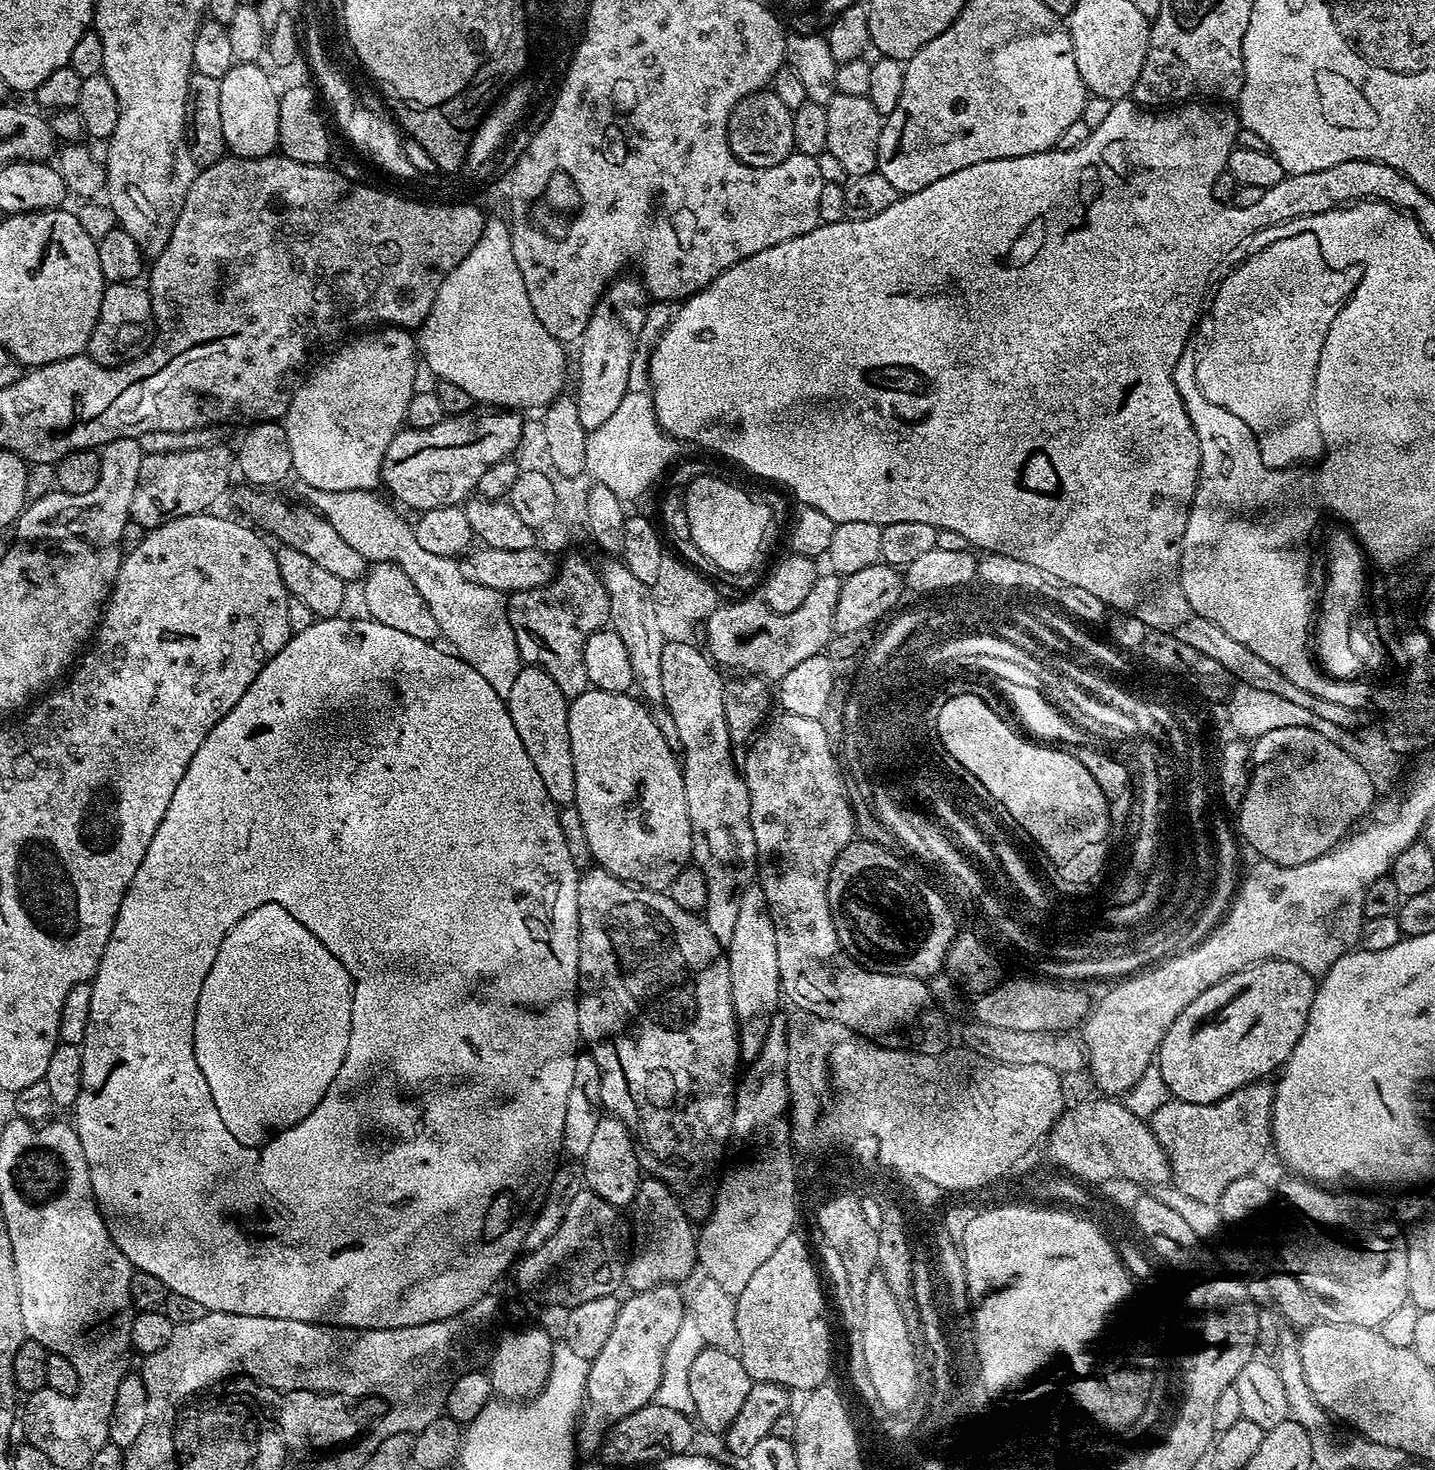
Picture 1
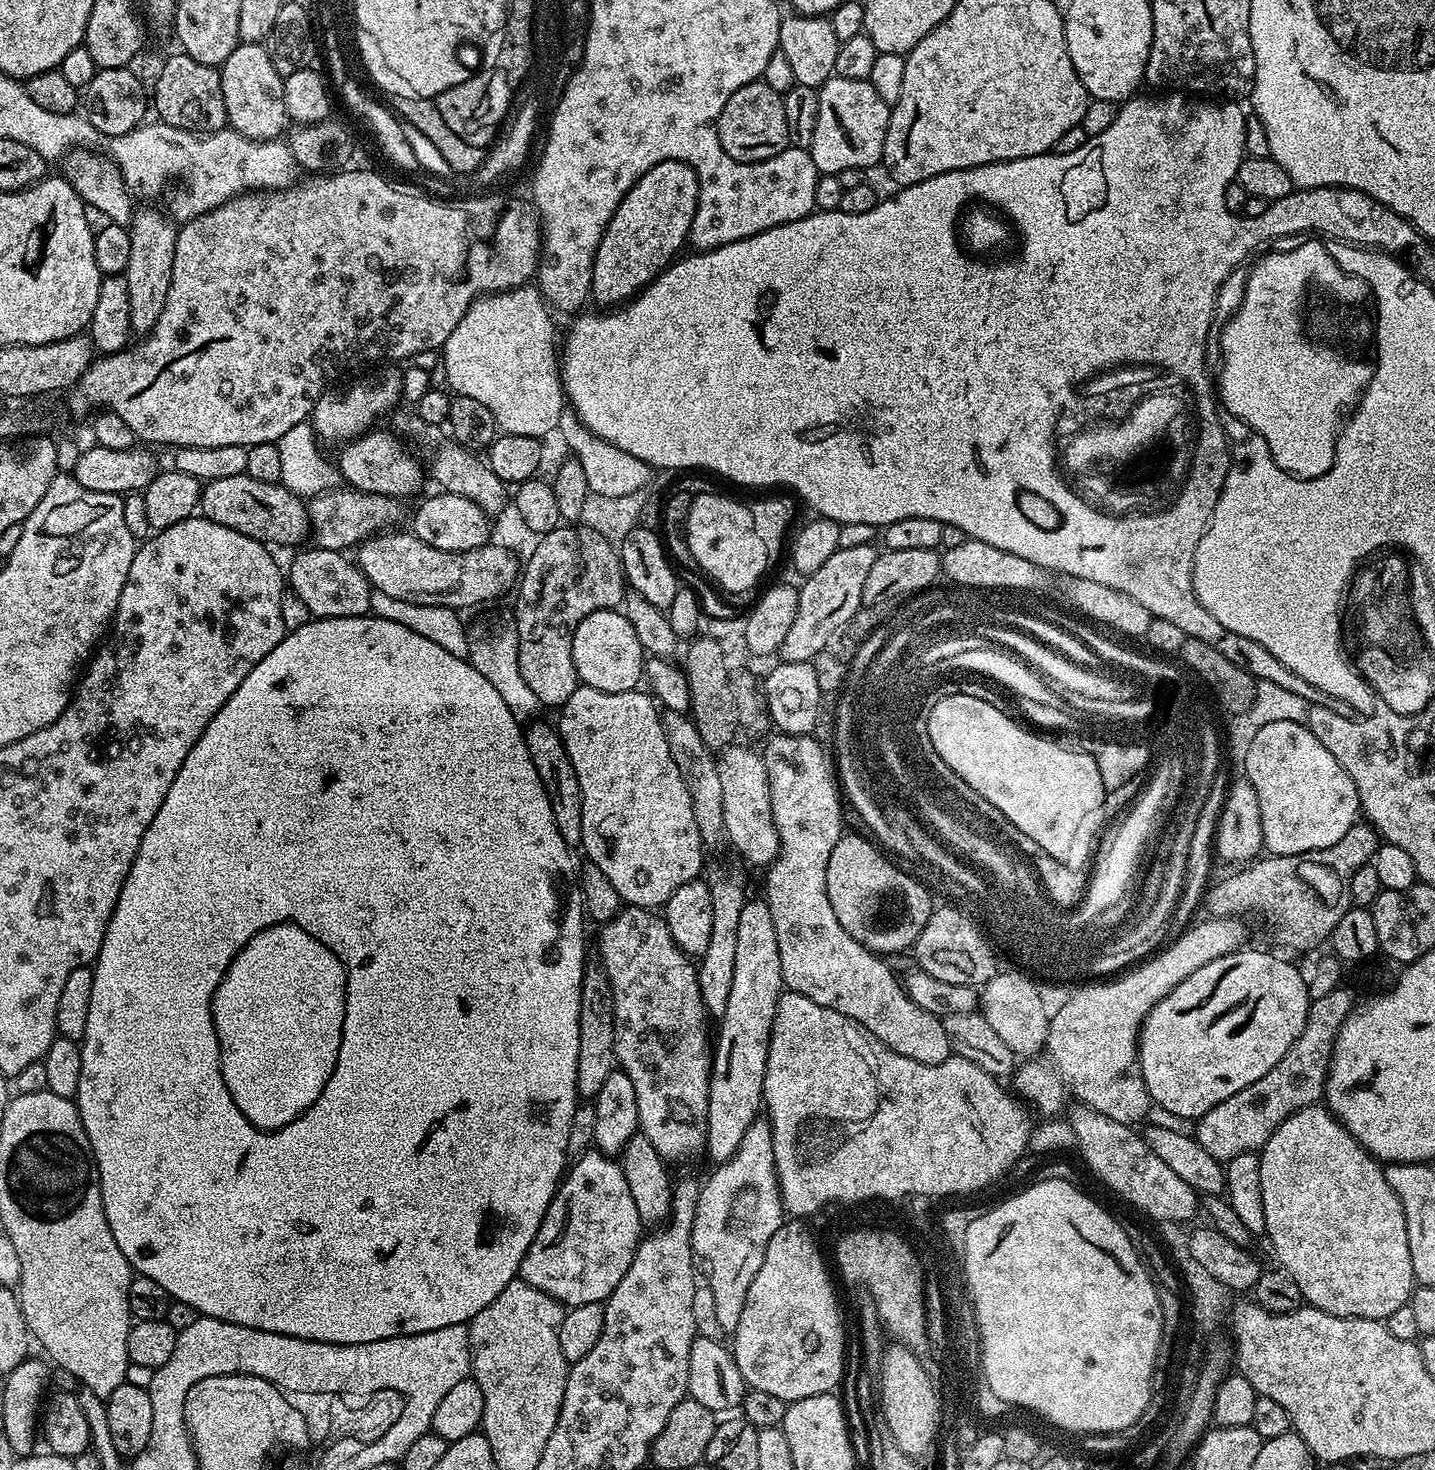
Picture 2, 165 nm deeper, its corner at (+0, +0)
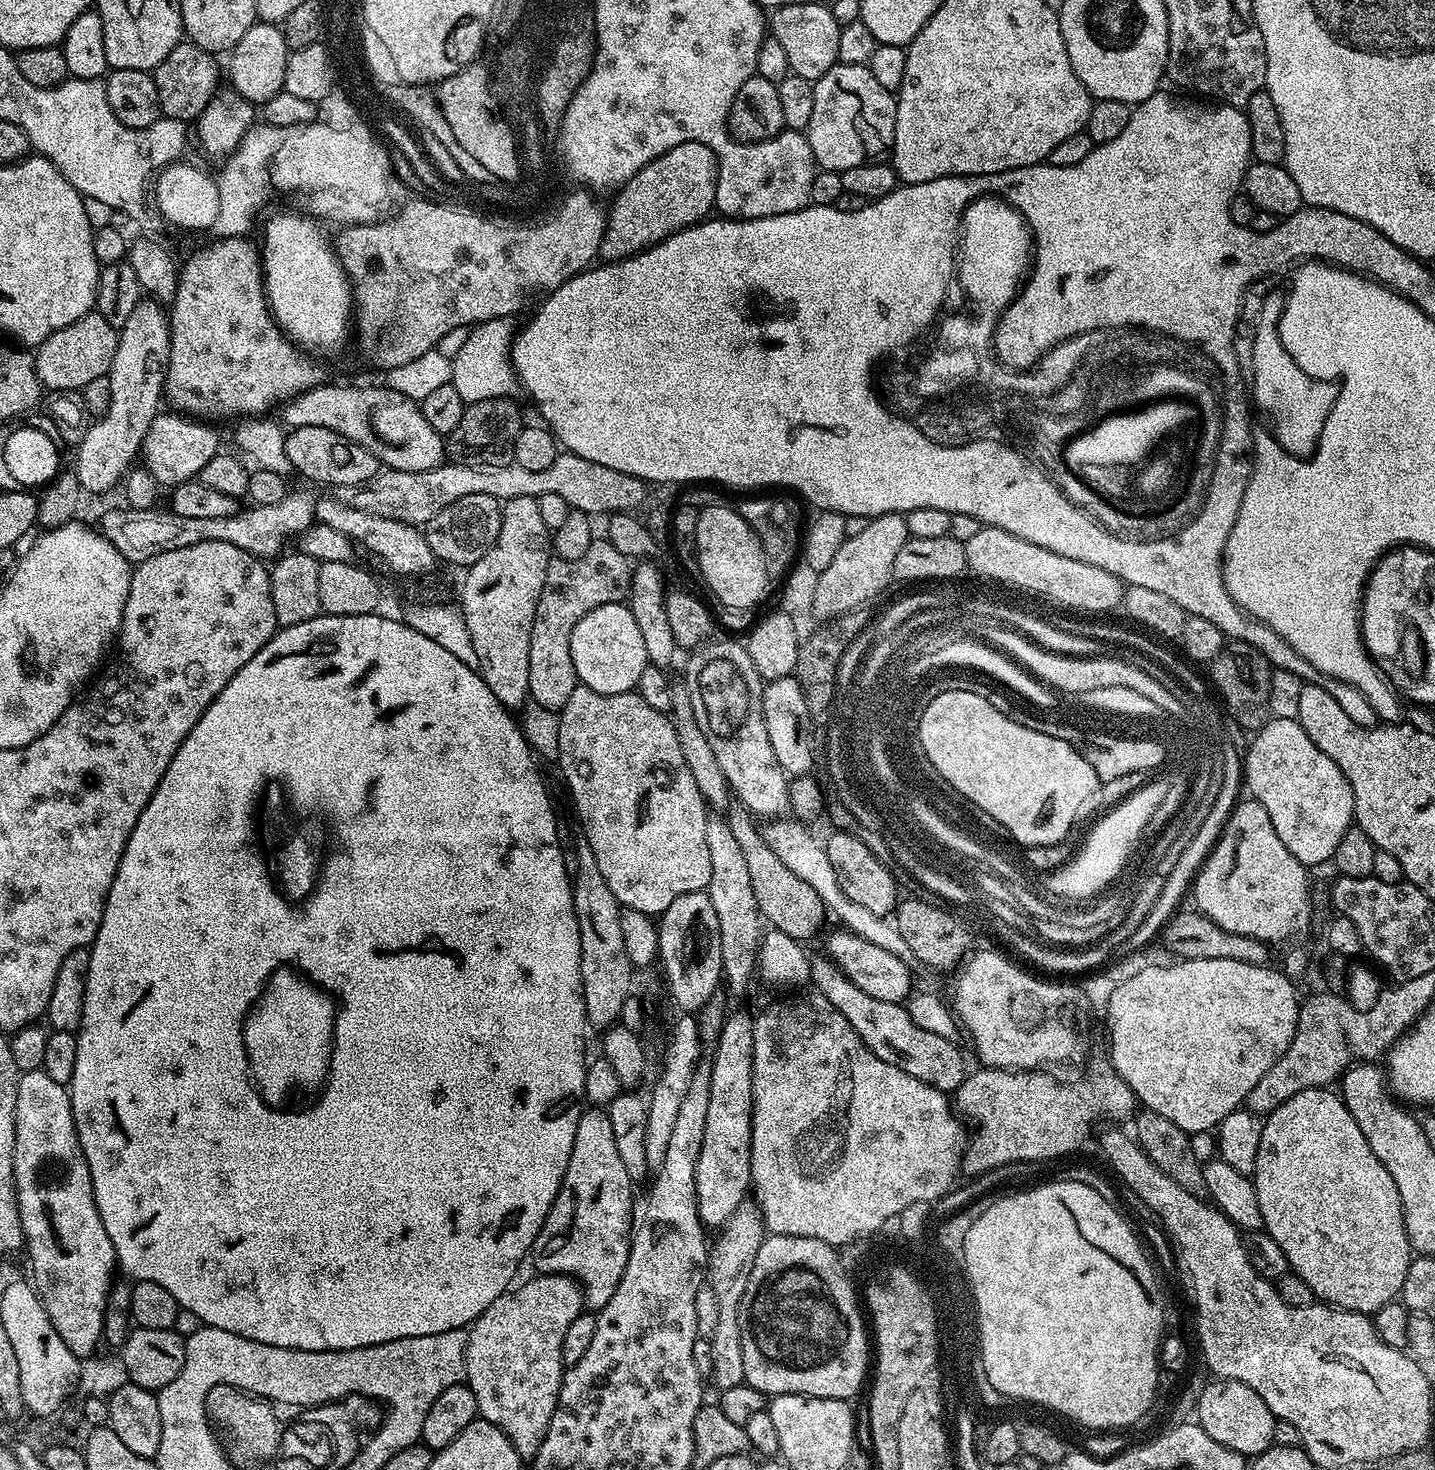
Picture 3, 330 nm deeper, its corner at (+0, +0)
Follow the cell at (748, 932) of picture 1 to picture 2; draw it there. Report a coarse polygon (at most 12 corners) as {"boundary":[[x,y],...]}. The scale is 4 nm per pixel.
{"boundary":[[767,899],[742,906],[714,1036],[704,1147],[716,1166],[761,1115],[785,991]]}

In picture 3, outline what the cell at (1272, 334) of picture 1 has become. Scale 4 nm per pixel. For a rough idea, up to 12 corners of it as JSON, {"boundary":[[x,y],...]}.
{"boundary":[[1284,296],[1252,336],[1250,396],[1277,442],[1307,458],[1340,389],[1290,358]]}

